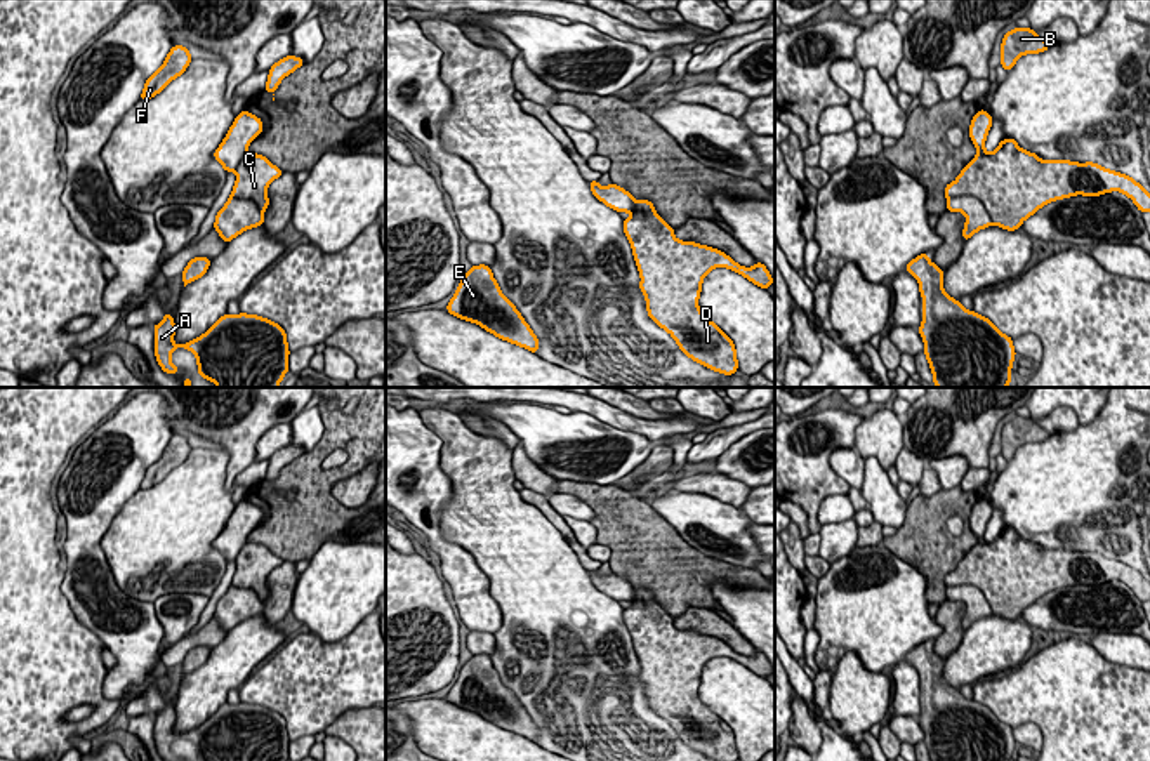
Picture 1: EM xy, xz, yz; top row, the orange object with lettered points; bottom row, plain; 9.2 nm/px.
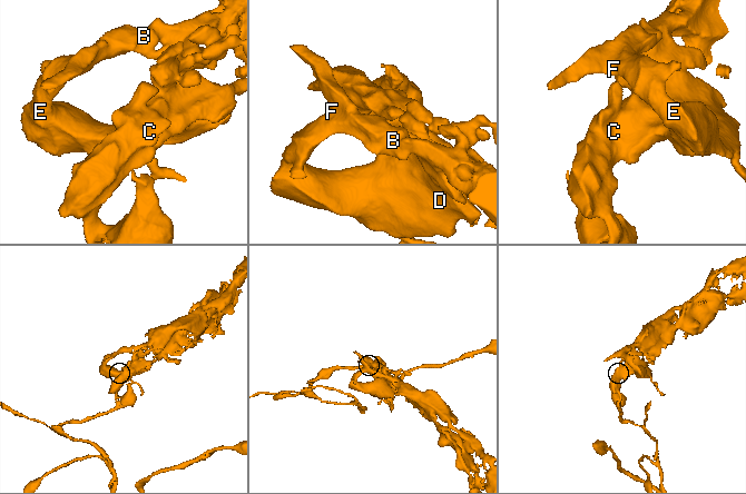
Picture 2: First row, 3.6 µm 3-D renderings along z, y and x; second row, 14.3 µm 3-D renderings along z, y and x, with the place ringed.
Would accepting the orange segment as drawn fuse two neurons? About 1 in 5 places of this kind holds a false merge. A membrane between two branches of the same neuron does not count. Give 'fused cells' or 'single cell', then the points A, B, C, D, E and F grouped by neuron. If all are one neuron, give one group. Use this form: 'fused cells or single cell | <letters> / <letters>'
single cell | A B C D E F

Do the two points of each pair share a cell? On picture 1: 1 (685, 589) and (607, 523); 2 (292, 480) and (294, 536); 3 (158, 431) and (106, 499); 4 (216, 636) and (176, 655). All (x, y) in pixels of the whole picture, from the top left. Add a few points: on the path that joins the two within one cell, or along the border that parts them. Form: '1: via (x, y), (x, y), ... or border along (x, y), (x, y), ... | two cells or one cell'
1: via (666, 570), (626, 530) | one cell
2: via (301, 494), (301, 522) | one cell
3: via (141, 449), (118, 482) | one cell
4: via (205, 636), (186, 645) | one cell

